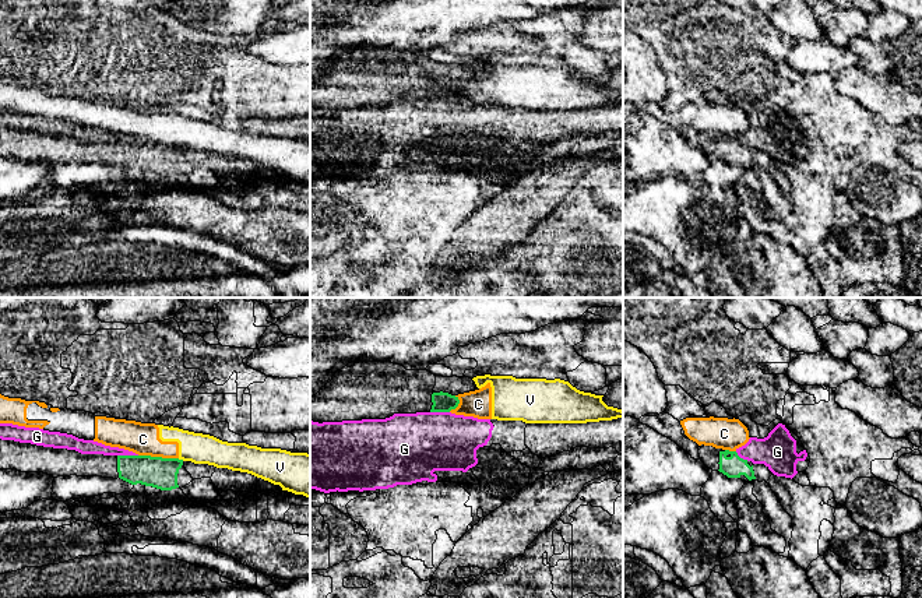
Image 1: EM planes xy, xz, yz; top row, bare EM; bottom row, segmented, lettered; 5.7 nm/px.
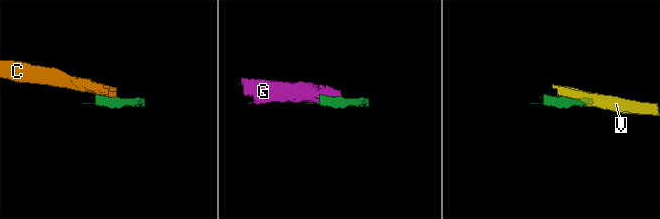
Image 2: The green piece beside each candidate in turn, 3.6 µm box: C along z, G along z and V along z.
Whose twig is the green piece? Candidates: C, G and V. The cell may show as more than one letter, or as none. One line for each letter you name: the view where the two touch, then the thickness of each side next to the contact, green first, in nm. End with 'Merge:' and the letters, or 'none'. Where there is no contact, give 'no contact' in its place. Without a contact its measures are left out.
Merge: none

